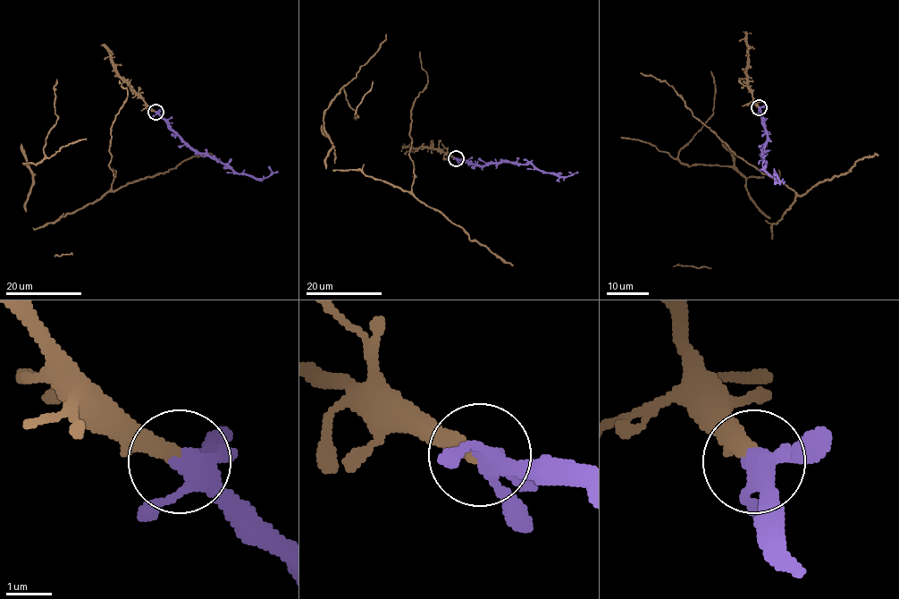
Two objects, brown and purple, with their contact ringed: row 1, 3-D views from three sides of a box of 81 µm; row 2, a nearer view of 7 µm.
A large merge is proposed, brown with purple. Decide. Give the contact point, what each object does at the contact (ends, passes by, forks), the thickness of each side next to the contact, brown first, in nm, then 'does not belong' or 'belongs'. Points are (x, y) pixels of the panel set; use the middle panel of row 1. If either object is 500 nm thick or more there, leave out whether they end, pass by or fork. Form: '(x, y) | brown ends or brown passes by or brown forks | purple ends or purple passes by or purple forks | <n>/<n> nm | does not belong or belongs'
(456, 158) | brown ends | purple forks | 380/320 nm | belongs

